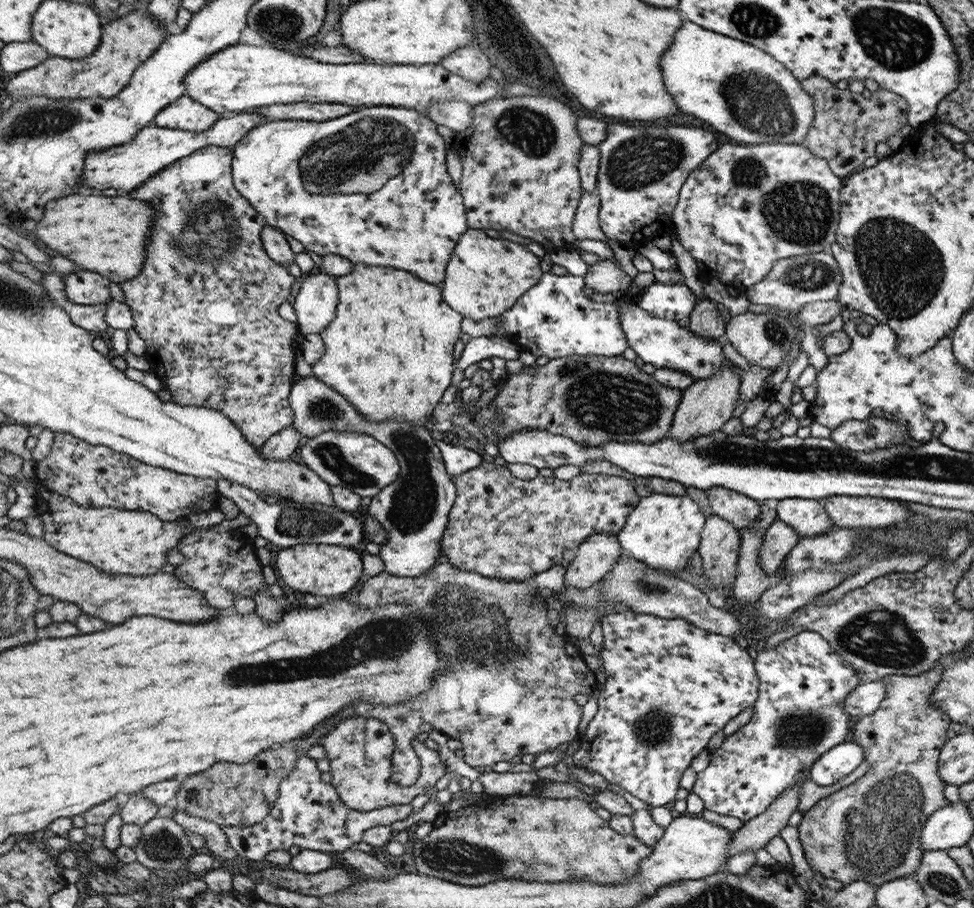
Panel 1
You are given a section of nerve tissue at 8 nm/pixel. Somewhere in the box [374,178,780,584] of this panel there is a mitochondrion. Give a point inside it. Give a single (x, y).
(602, 401)

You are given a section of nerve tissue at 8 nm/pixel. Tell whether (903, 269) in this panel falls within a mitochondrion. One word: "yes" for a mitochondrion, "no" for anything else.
yes

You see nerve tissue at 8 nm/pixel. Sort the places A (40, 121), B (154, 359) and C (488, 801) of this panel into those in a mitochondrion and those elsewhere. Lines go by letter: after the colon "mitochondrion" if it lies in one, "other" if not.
A: mitochondrion
B: other
C: other

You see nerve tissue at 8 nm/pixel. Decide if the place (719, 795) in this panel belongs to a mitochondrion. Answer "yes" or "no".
no

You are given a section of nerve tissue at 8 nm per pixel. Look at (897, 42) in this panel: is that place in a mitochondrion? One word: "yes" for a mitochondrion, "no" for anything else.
yes

